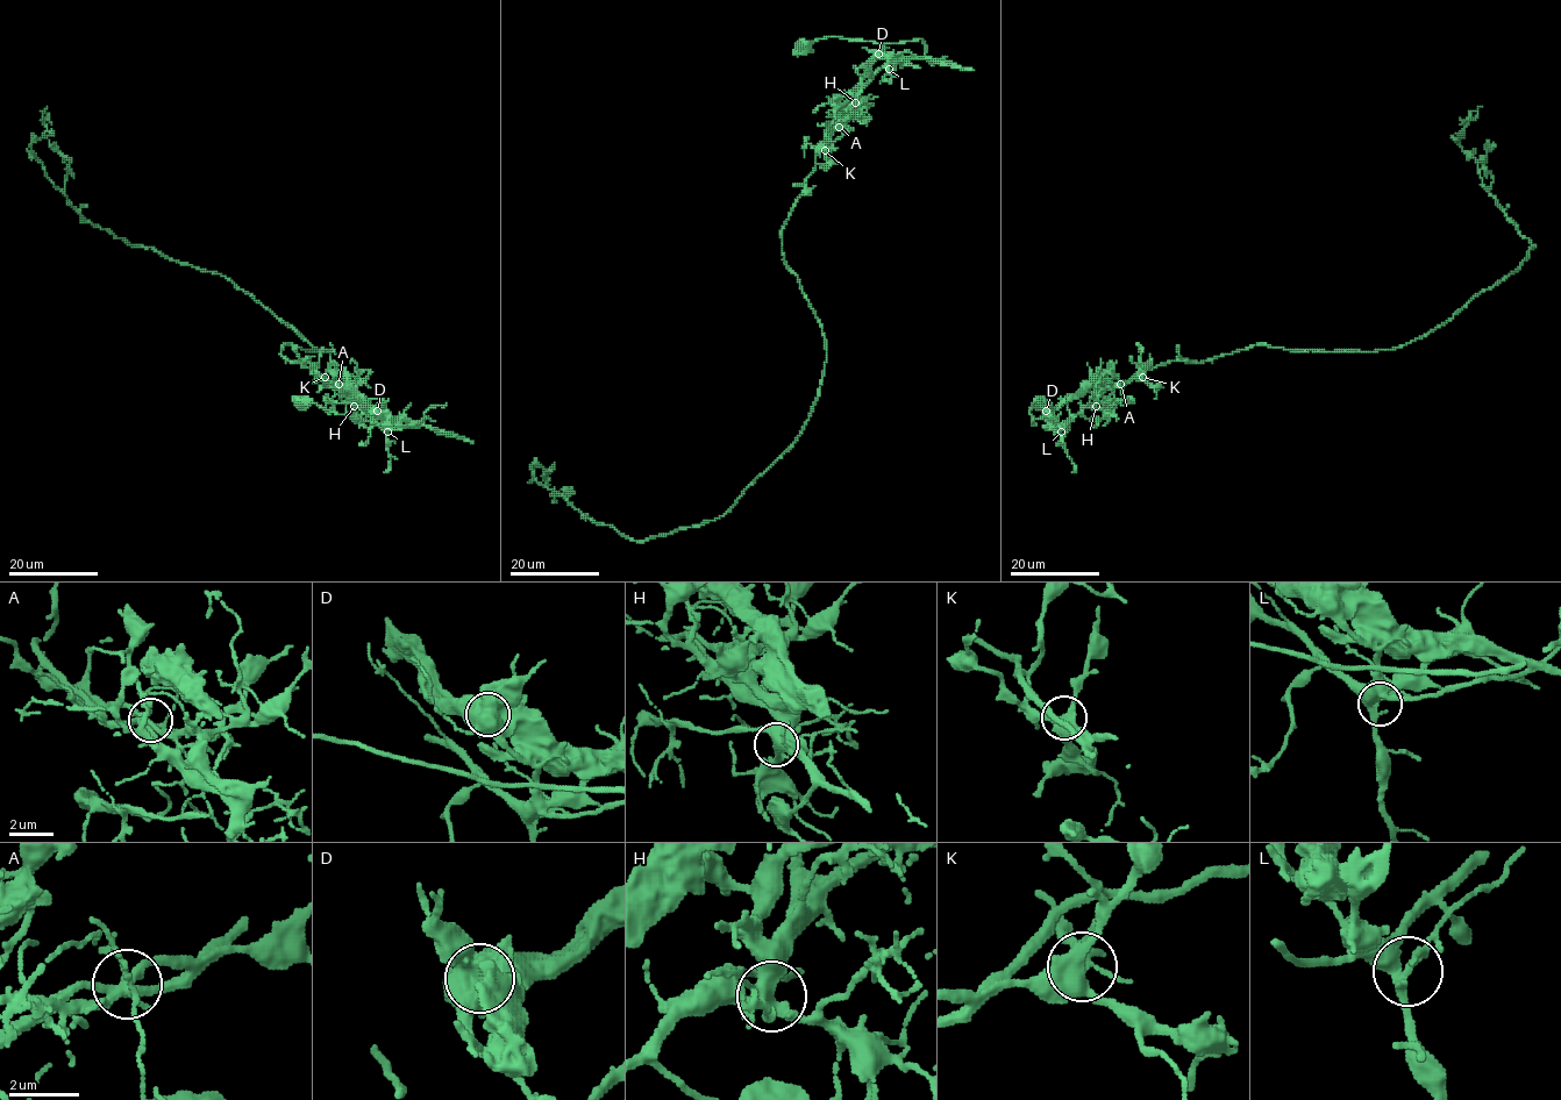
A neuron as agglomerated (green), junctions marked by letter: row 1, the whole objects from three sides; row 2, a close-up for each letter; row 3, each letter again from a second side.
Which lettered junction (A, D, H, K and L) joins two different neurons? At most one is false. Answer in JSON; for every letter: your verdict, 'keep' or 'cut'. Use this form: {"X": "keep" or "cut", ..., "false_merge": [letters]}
{"A": "keep", "D": "cut", "H": "keep", "K": "keep", "L": "keep", "false_merge": ["D"]}

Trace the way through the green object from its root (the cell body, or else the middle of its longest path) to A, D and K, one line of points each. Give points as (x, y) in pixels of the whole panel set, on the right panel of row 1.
A: (1038, 400), (1030, 408), (1036, 423), (1032, 422), (1049, 418), (1059, 427), (1092, 406), (1114, 384), (1120, 384)
D: (1038, 400), (1030, 408), (1034, 424), (1032, 421), (1041, 418), (1049, 418), (1052, 422), (1047, 411)
K: (1038, 400), (1030, 408), (1036, 423), (1032, 422), (1049, 418), (1059, 427), (1092, 406), (1114, 384), (1142, 377)

